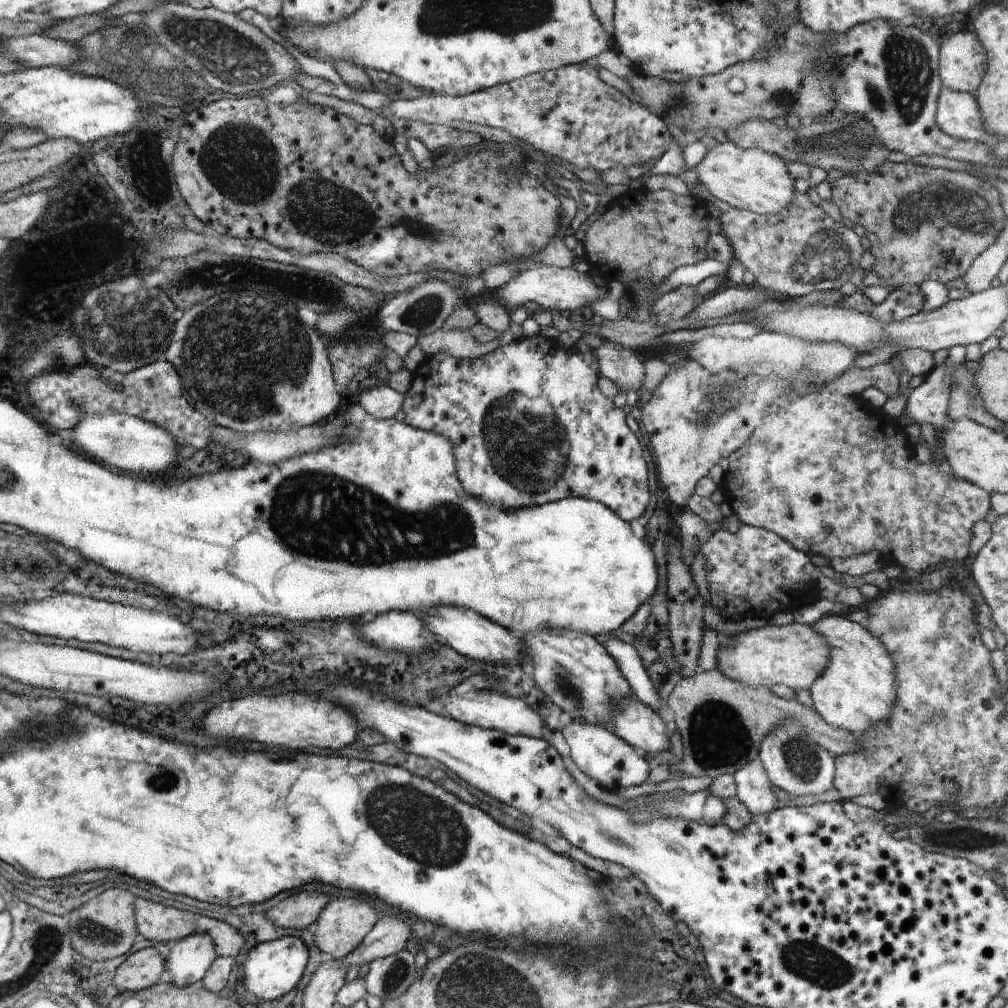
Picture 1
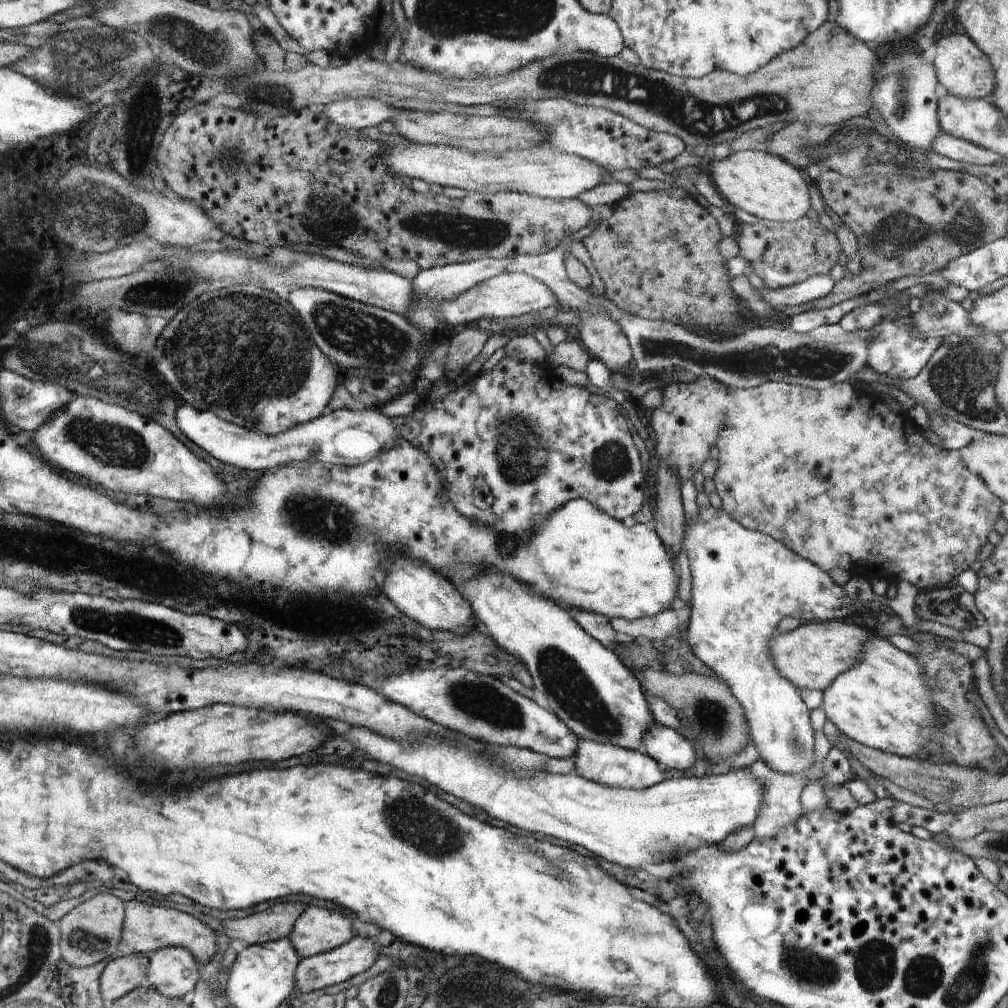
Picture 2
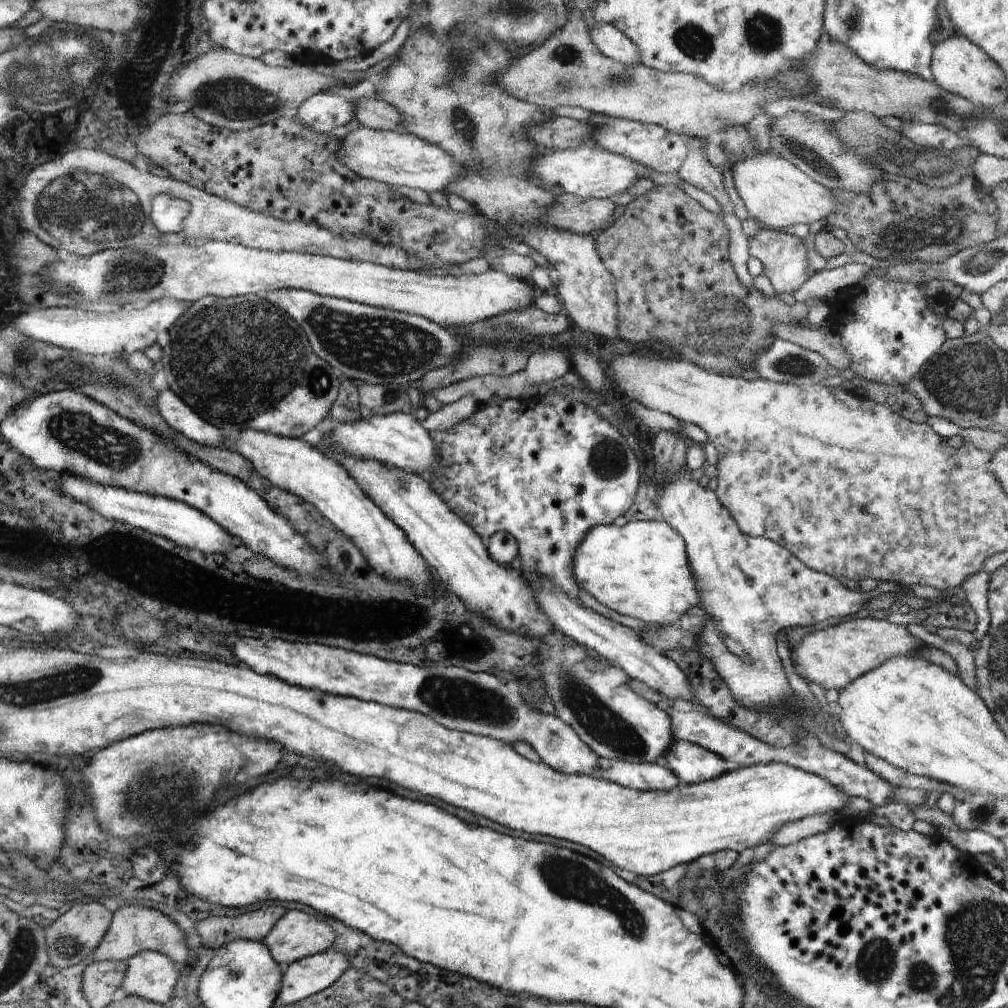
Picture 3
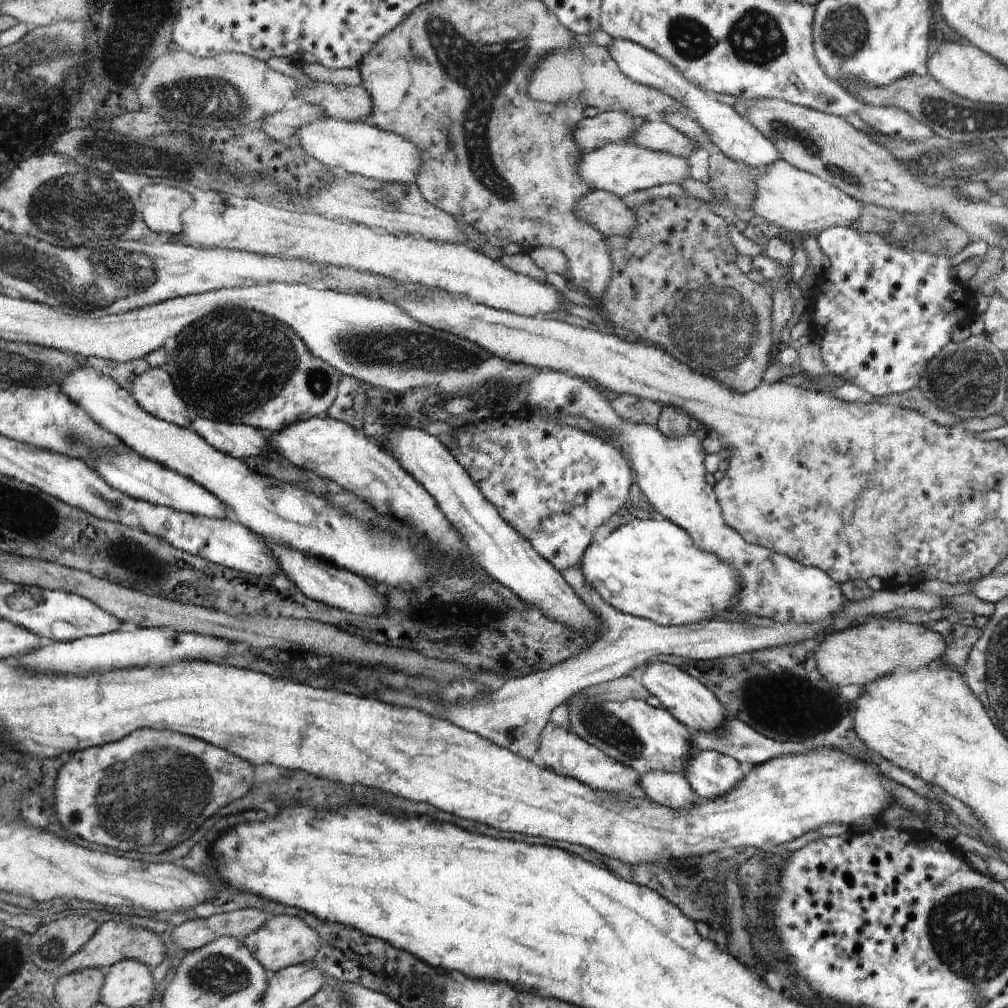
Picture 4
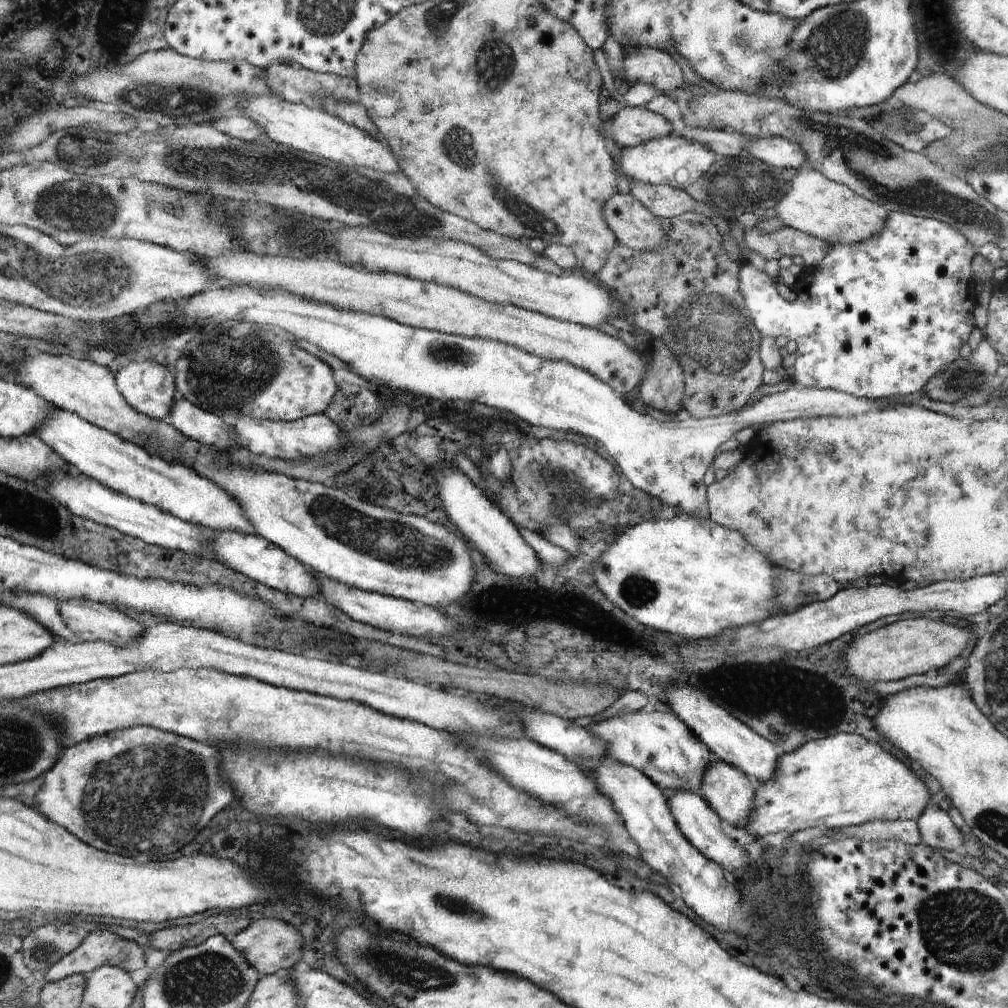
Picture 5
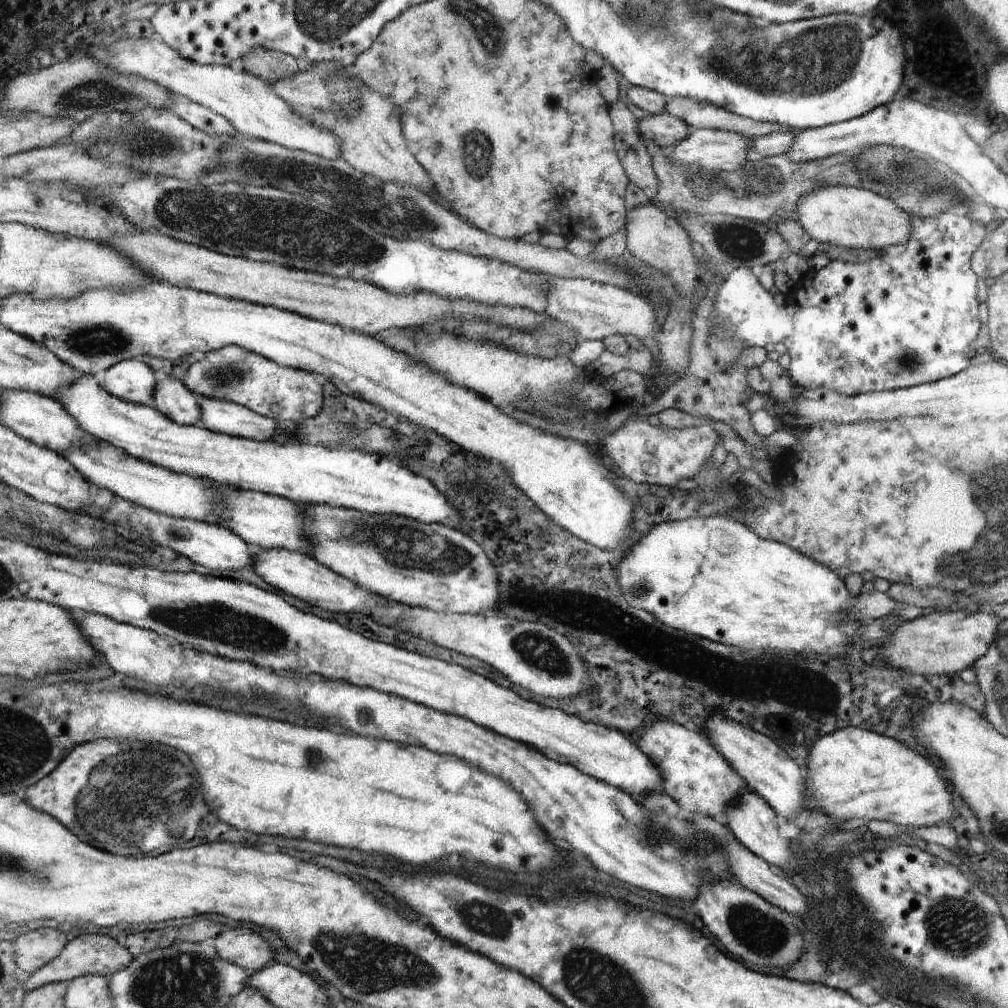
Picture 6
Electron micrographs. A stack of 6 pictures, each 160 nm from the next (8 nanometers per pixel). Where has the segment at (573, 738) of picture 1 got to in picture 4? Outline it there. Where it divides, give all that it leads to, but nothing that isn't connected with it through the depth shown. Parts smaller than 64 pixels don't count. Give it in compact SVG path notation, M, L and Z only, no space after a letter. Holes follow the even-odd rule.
M654 771L640 776L641 792L644 792L650 801L667 806L673 811L688 810L694 803L703 800L697 792L694 792L690 783L681 774L668 771Z

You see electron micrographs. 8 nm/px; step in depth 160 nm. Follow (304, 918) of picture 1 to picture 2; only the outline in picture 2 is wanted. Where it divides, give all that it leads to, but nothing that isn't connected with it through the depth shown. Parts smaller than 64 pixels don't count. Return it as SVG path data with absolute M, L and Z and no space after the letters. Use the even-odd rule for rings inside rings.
M282 902L261 912L224 922L226 934L233 941L255 945L289 937L296 919L308 907L303 902Z

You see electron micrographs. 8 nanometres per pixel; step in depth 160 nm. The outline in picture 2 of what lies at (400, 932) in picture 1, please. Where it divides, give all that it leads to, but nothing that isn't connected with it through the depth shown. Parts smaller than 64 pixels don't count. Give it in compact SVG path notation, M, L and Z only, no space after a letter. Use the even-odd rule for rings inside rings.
M358 935L346 944L340 945L336 950L326 951L326 954L301 958L296 972L298 992L308 993L310 991L320 990L330 985L343 983L345 980L363 973L380 956L378 950L380 950L380 945L376 941Z

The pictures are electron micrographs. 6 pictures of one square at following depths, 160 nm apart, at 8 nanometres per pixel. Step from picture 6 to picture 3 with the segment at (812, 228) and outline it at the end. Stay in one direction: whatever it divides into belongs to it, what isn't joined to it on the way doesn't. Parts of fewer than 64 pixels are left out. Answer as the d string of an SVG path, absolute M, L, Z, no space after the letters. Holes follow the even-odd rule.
M757 152L737 159L732 166L732 178L750 218L764 222L773 229L794 224L810 224L822 217L826 218L837 209L833 191L810 178L789 159L772 152Z

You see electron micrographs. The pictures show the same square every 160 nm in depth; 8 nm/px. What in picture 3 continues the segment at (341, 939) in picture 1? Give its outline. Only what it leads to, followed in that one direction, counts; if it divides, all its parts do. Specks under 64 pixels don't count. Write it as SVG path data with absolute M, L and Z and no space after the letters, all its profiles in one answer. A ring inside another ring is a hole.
M288 910L263 942L285 968L301 958L328 951L334 944L334 930L326 922L316 922L314 916L304 911Z

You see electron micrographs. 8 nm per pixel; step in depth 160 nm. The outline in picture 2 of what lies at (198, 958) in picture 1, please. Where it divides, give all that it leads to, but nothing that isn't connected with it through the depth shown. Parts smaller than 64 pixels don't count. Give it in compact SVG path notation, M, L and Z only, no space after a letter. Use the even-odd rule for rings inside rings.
M164 947L156 950L155 956L149 960L149 970L146 978L150 986L161 991L168 998L181 998L194 990L198 982L198 962L194 955L182 947Z

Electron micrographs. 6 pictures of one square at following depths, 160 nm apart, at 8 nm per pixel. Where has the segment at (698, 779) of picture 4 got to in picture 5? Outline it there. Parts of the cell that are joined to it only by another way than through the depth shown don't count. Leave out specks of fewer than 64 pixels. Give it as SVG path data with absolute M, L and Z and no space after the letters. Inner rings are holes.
M713 758L713 764L706 773L705 784L699 789L699 794L703 800L710 806L711 810L716 812L720 820L728 822L734 828L746 830L746 824L754 812L754 798L756 798L756 790L760 786L759 782L750 782L750 778L738 770L732 764L726 764L716 758Z

